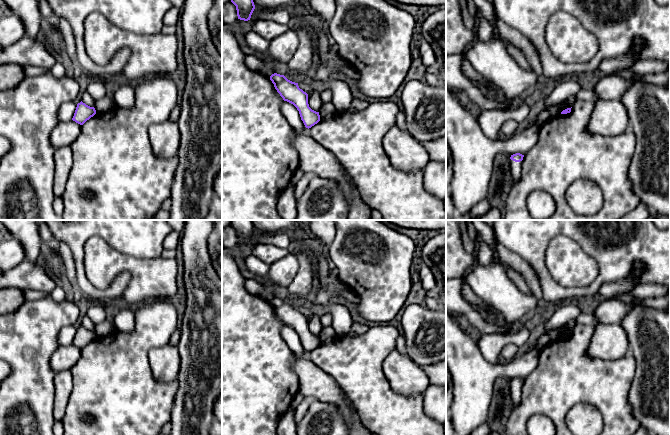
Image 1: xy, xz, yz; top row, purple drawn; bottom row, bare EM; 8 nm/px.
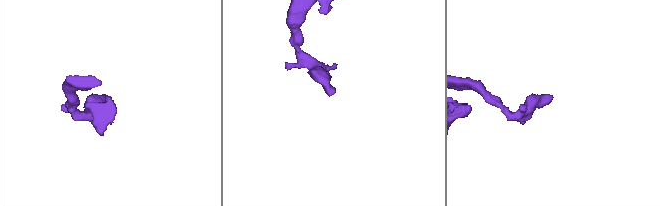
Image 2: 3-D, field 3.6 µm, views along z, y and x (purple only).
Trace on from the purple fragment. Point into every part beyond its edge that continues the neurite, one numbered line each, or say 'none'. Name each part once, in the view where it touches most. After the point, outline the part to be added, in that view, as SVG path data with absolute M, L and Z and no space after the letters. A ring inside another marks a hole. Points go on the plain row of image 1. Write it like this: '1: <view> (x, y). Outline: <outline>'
1: yz (514, 391). Outline: M510 383L509 399L510 399L512 408L519 406L519 404L521 402L521 392L522 392L522 385L515 386Z

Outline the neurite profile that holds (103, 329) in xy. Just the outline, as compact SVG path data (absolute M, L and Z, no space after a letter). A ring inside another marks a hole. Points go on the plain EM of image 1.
M108 316L103 322L96 324L94 332L96 337L105 337L113 333L115 327L113 325L111 316Z

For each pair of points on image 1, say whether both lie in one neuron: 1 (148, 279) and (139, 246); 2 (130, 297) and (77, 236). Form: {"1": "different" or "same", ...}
{"1": "different", "2": "different"}

